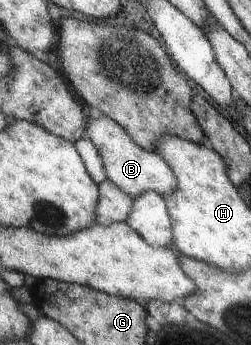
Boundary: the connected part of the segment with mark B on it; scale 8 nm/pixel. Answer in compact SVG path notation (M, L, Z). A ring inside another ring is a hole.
M103 114L91 115L84 137L89 137L100 152L108 179L132 198L138 197L145 191L155 191L165 196L176 190L178 180L168 161L159 153L137 145L131 134L111 117Z

